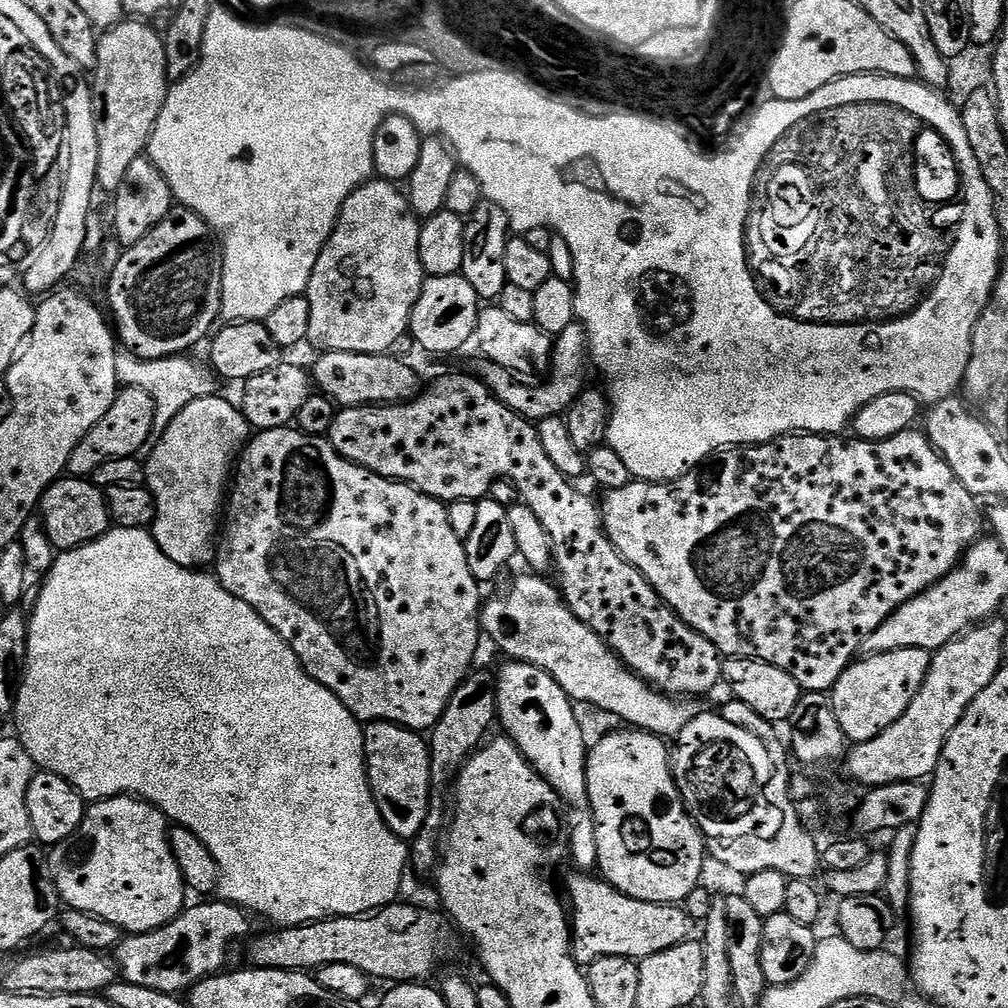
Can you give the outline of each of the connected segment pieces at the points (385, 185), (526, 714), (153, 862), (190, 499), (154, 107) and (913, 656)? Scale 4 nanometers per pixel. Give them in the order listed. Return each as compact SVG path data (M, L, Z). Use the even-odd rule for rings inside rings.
M373 178L368 183L361 186L346 201L343 208L340 209L340 217L336 220L336 228L332 231L332 237L328 239L328 244L322 250L314 270L310 274L308 283L307 297L310 302L310 334L307 343L313 344L316 350L320 352L357 352L358 354L388 354L393 351L392 348L409 331L412 323L412 311L420 297L420 287L425 282L426 273L422 262L420 261L420 226L421 221L416 213L413 212L409 199L395 183L379 178Z
M521 660L508 662L501 672L495 673L496 677L496 714L498 724L503 735L507 736L518 746L518 750L532 763L532 768L548 785L555 790L565 805L572 807L572 834L567 843L570 845L570 860L577 864L579 871L584 874L592 874L599 869L598 862L598 834L596 823L592 817L592 803L588 797L588 779L586 778L586 766L588 754L586 743L584 744L584 728L576 717L577 709L574 701L550 678L546 670L542 670L533 664L527 664Z
M111 796L89 803L78 830L60 844L51 845L47 857L56 893L68 908L106 918L106 922L114 922L125 933L149 932L166 926L186 907L186 881L172 853L170 821L154 805L135 796Z
M220 394L190 402L168 429L159 433L156 449L146 460L146 483L156 499L156 521L150 531L170 562L197 570L215 565L218 521L226 500L226 485L234 461L249 439L250 425L244 413Z
M125 18L113 28L107 29L96 41L96 67L94 69L94 88L98 93L98 160L97 185L108 194L115 193L118 186L126 178L126 170L130 170L130 162L145 155L148 139L152 137L154 126L160 117L162 106L168 97L170 81L166 70L166 50L164 37L151 28L151 23L140 18Z
M903 648L877 656L865 655L849 664L830 693L838 726L842 726L845 737L861 744L898 722L918 694L931 661L927 648Z

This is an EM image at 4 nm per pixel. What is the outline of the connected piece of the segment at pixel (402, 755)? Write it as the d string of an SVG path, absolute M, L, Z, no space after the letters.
M373 720L364 728L364 760L368 764L368 785L386 826L401 840L412 841L424 828L434 791L427 739L389 720Z

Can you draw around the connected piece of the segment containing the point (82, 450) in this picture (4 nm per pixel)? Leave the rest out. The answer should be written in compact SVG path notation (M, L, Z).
M121 387L114 398L114 406L106 410L102 422L78 442L74 454L70 454L66 472L72 478L88 478L93 472L102 466L102 462L110 462L110 458L126 458L136 456L144 448L148 439L151 441L154 436L154 398L146 394L141 388Z

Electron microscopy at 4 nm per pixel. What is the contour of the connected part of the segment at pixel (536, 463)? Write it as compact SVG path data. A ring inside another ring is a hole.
M475 375L472 376L444 376L441 380L434 381L429 388L427 385L416 399L406 400L403 404L360 404L356 408L341 407L339 411L337 411L326 439L329 440L334 446L334 450L342 458L346 458L350 462L354 462L374 474L384 476L388 480L399 480L405 484L410 484L420 492L434 497L435 500L443 500L445 502L451 502L453 500L475 500L479 502L491 493L488 491L491 490L492 483L494 483L495 480L504 480L509 476L509 478L520 487L520 492L524 495L521 496L523 503L527 504L530 510L534 510L538 522L542 522L546 534L552 537L554 572L560 575L560 580L558 579L560 595L564 603L568 605L569 610L571 610L587 628L594 630L594 634L601 636L601 638L608 643L608 647L611 648L632 671L640 673L649 684L663 690L667 695L673 698L696 698L692 696L704 696L707 692L714 691L716 683L718 685L721 683L724 674L724 660L718 649L714 646L714 642L710 642L702 634L698 634L698 630L694 630L690 627L690 625L659 596L654 590L654 586L650 586L650 582L646 582L646 578L643 574L634 566L630 566L630 562L626 562L622 558L622 554L618 554L618 550L610 542L610 538L604 532L604 523L600 517L599 503L597 503L595 499L592 501L586 493L579 492L579 490L572 485L575 483L573 483L569 477L564 476L562 470L558 470L558 466L554 466L554 462L550 462L550 457L547 456L545 448L542 447L542 438L538 438L536 424L531 420L527 420L526 417L520 416L514 410L510 410L484 385L483 380L477 378Z

